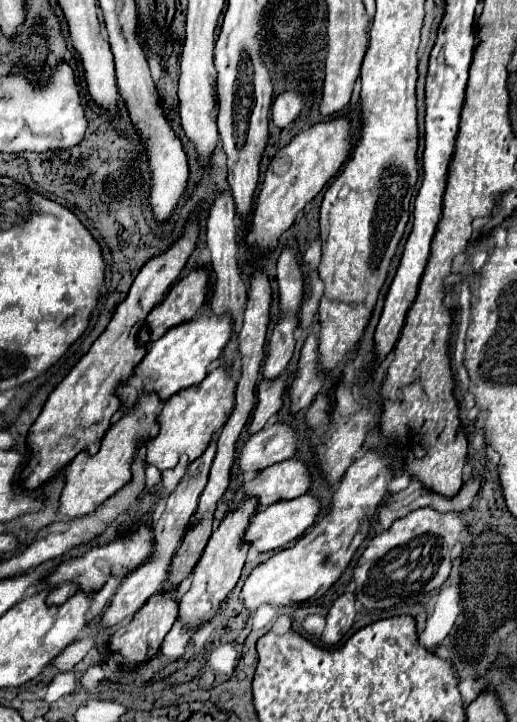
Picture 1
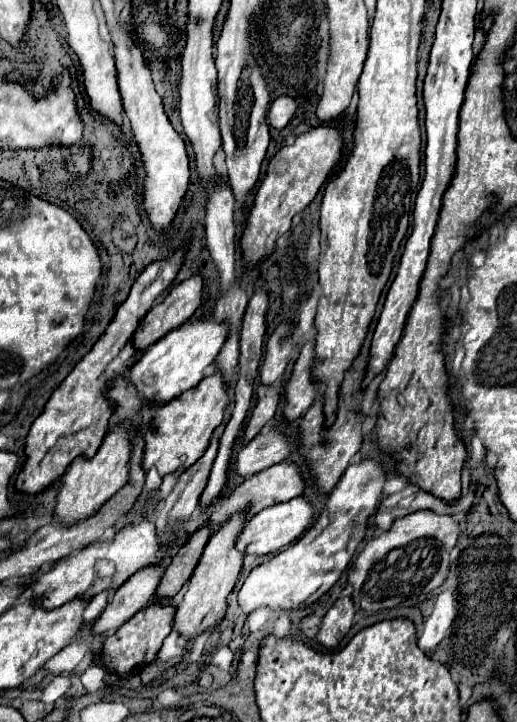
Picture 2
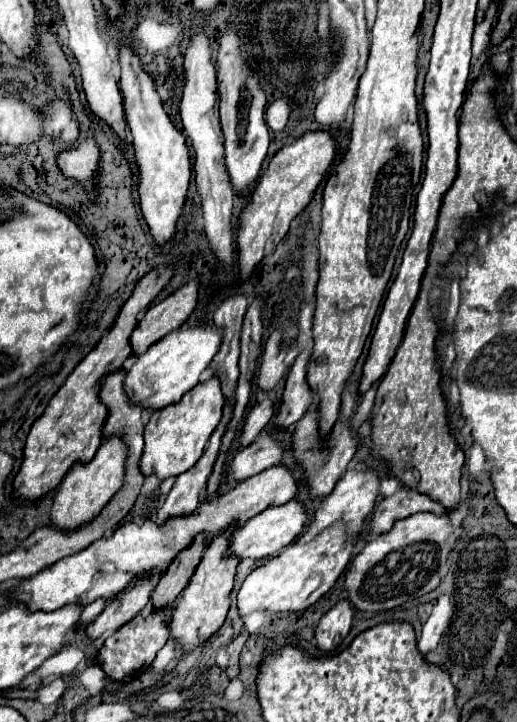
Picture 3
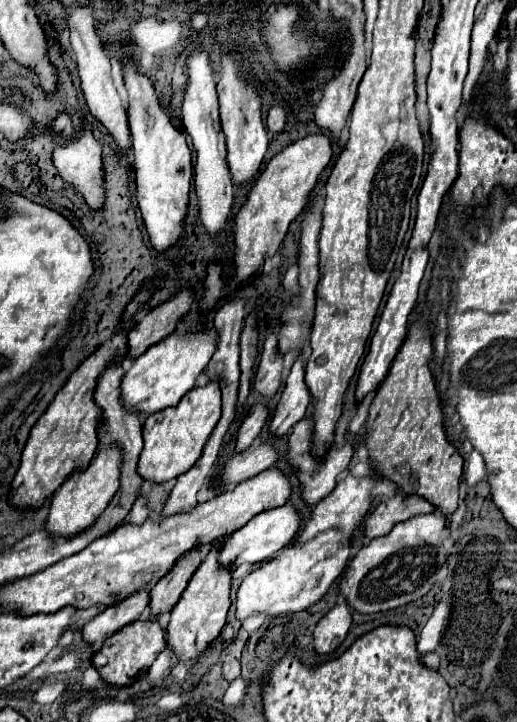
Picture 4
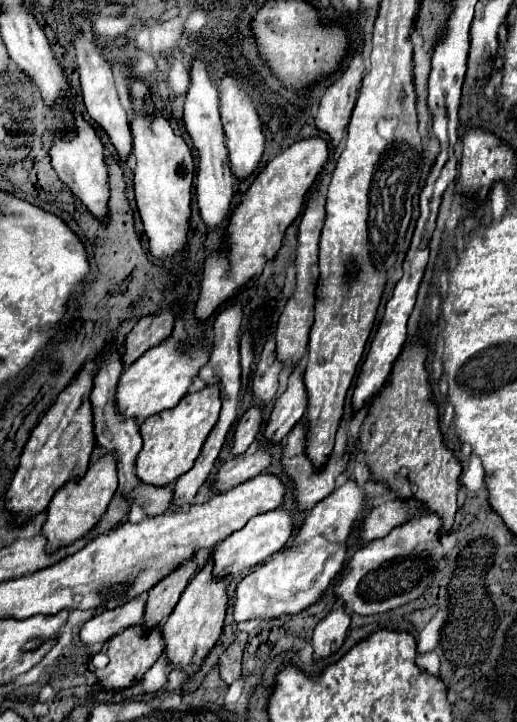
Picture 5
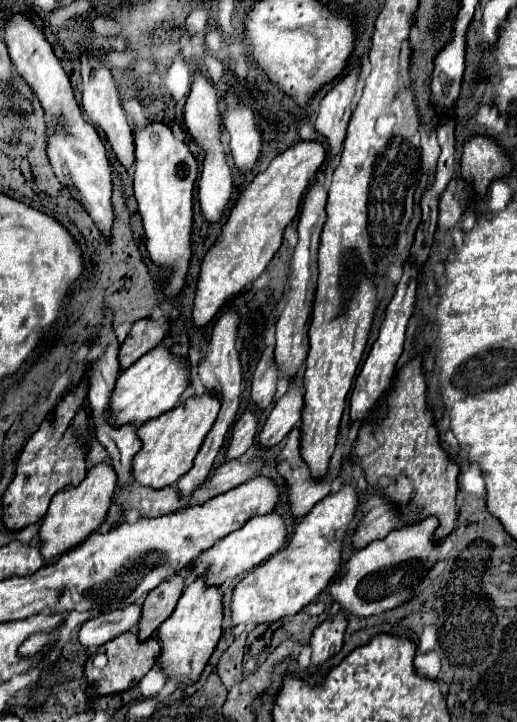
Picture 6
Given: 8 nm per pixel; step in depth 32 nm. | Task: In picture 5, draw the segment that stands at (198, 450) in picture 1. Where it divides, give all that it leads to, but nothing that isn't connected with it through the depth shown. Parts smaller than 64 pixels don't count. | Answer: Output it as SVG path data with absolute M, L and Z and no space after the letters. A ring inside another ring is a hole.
M212 384L198 392L186 394L176 408L164 410L144 420L144 424L140 426L144 448L140 450L136 462L138 478L146 484L164 486L182 476L184 472L188 472L194 460L200 456L200 450L208 434L218 422L218 414L220 414L220 390L216 388L216 384Z

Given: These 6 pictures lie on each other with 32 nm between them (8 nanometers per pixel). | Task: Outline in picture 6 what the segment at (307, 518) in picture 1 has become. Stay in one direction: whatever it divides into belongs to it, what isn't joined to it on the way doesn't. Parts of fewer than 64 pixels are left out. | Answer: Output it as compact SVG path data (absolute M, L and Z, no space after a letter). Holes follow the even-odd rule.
M270 512L270 514L262 514L262 516L254 516L246 522L244 528L228 534L224 540L218 540L218 544L214 544L212 548L208 548L196 562L194 562L194 574L192 576L200 576L206 574L208 584L220 586L226 582L226 574L228 580L232 580L234 576L262 564L266 558L270 558L274 552L278 552L284 542L288 538L288 526L286 526L286 518L278 512Z

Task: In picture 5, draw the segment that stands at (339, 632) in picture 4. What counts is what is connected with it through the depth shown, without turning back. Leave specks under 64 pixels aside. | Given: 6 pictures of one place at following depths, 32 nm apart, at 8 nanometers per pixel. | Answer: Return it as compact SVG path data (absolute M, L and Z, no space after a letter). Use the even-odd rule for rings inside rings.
M344 606L334 608L324 620L320 620L312 636L314 658L326 658L334 654L342 646L348 628L350 628L350 616L346 614Z

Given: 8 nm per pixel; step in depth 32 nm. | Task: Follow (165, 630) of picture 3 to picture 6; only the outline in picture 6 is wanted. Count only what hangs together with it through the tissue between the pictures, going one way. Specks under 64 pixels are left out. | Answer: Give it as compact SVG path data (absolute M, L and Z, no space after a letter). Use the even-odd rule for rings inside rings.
M132 630L102 644L99 653L104 652L108 656L108 664L99 669L93 665L93 656L86 661L84 674L88 680L92 680L98 686L98 688L88 688L88 696L92 698L98 694L116 694L116 692L122 692L122 690L136 686L142 680L142 676L156 664L156 656L160 656L160 650L162 648L160 648L160 640L156 638L156 634L152 634L148 640L140 640L138 634Z

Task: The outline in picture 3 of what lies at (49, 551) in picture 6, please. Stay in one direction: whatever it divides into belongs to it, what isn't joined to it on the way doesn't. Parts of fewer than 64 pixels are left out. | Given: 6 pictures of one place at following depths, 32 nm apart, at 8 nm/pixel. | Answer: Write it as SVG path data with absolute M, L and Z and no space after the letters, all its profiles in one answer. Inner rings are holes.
M112 436L98 448L96 456L90 462L76 462L64 476L54 496L54 506L50 514L52 524L58 528L76 528L84 520L92 520L92 516L98 516L100 508L104 508L104 504L114 496L114 492L120 490L124 484L126 458L128 458L126 442L122 440L122 436Z

